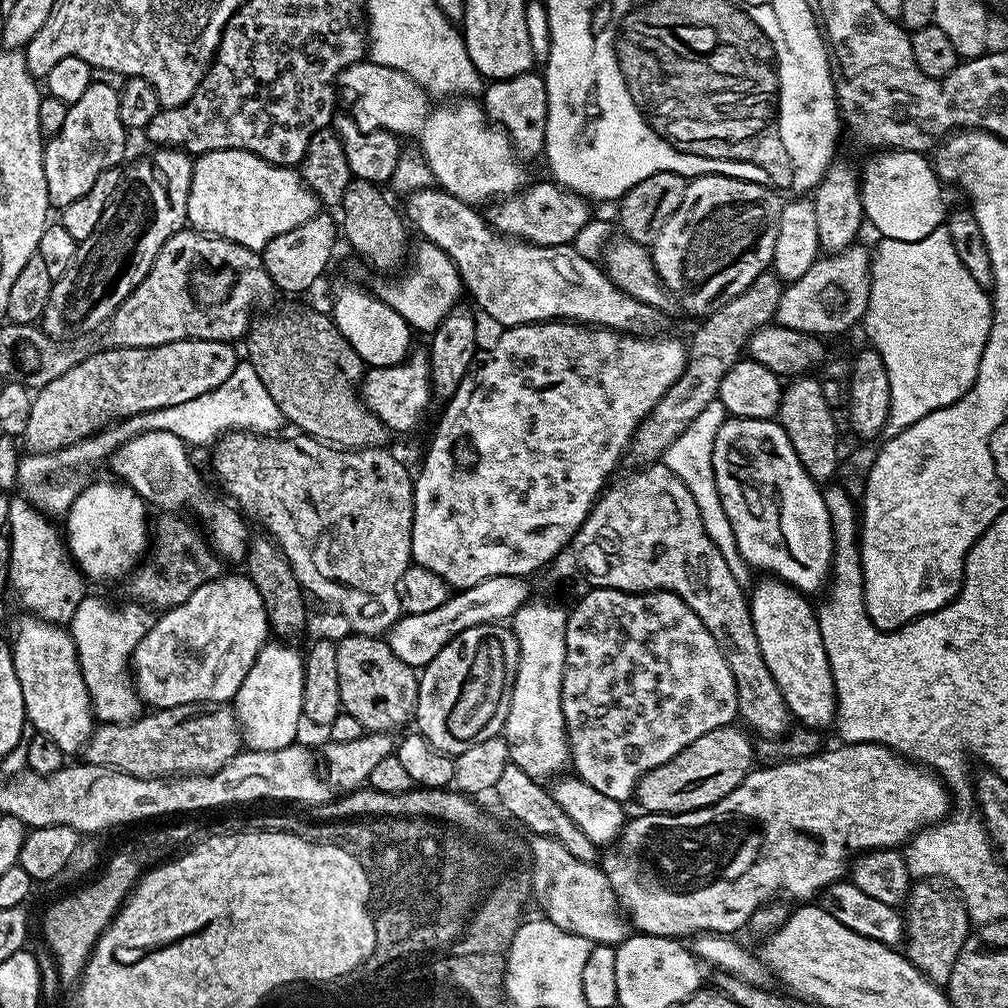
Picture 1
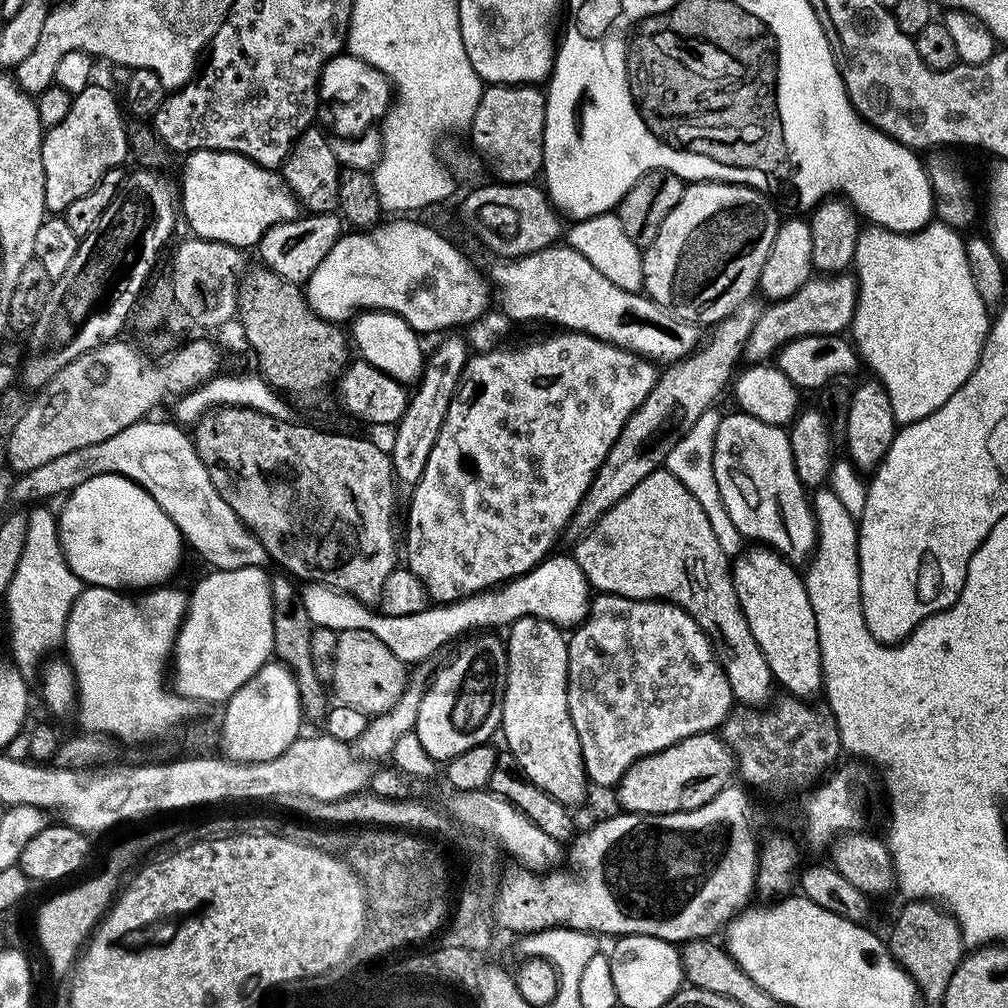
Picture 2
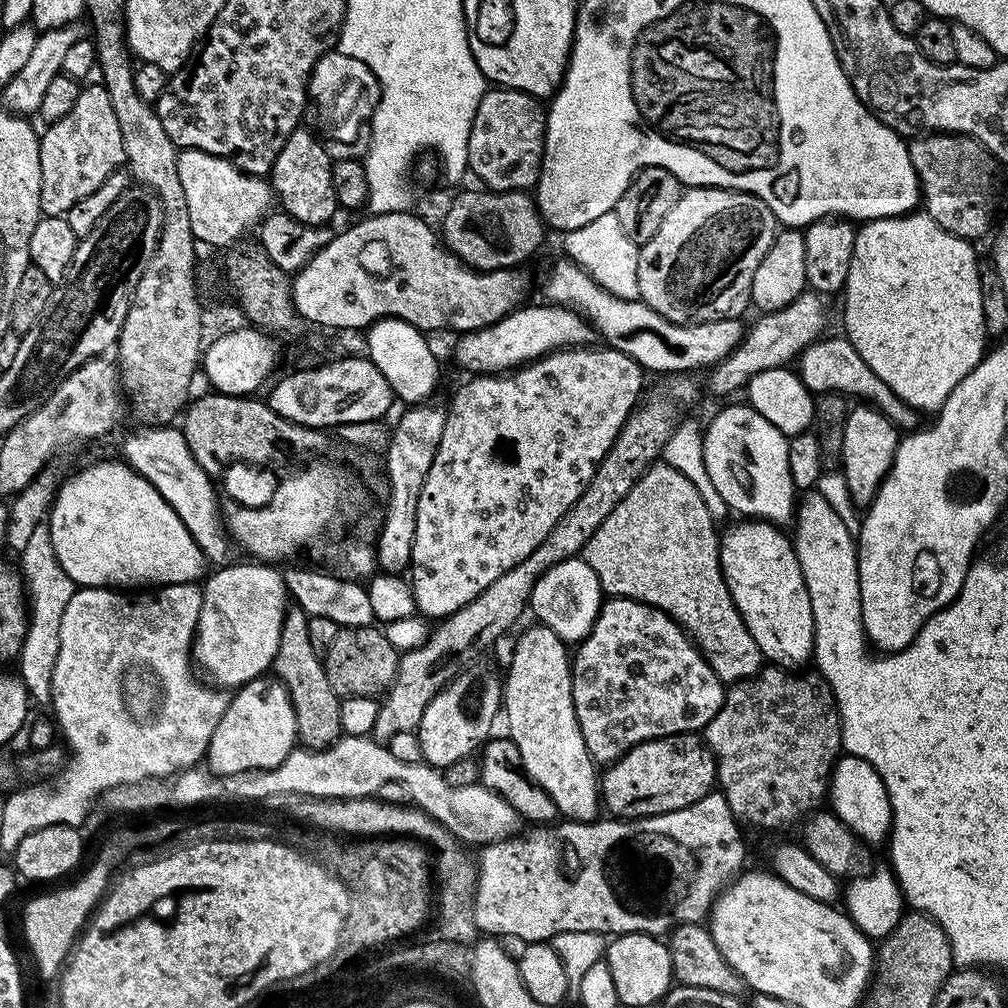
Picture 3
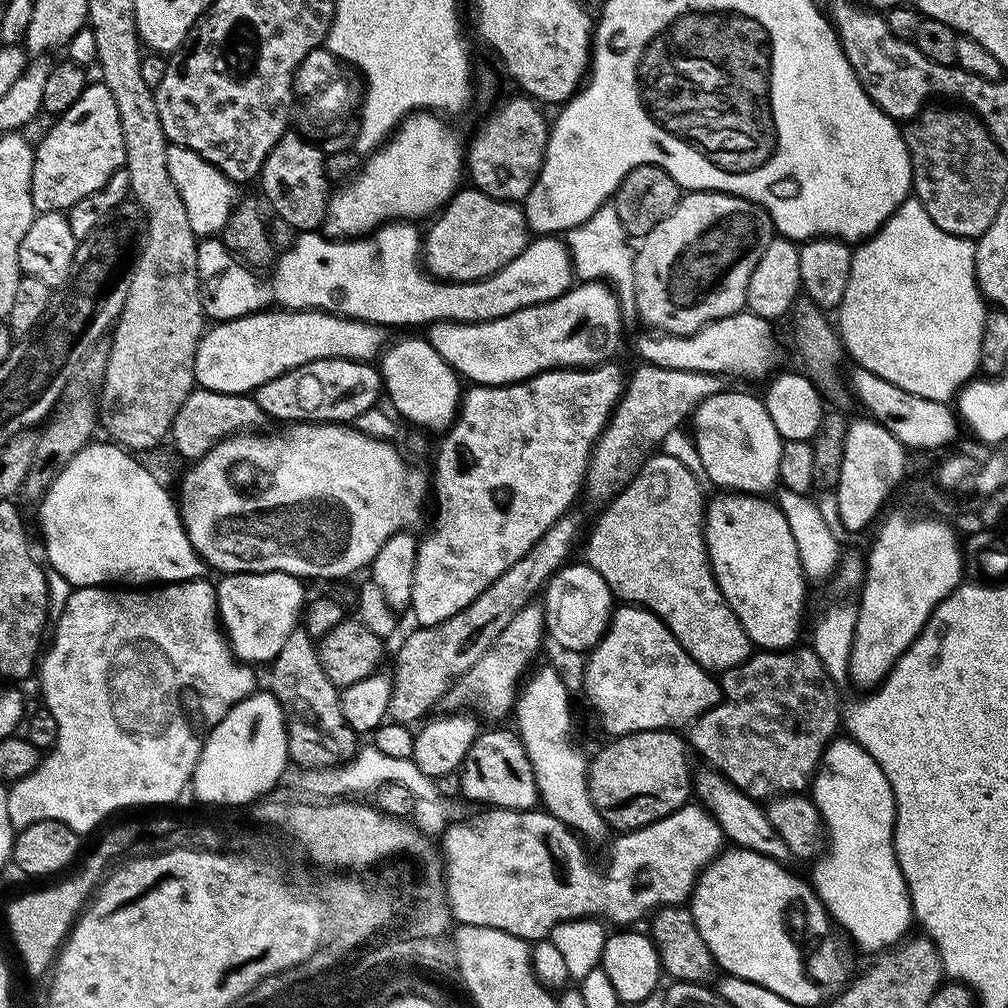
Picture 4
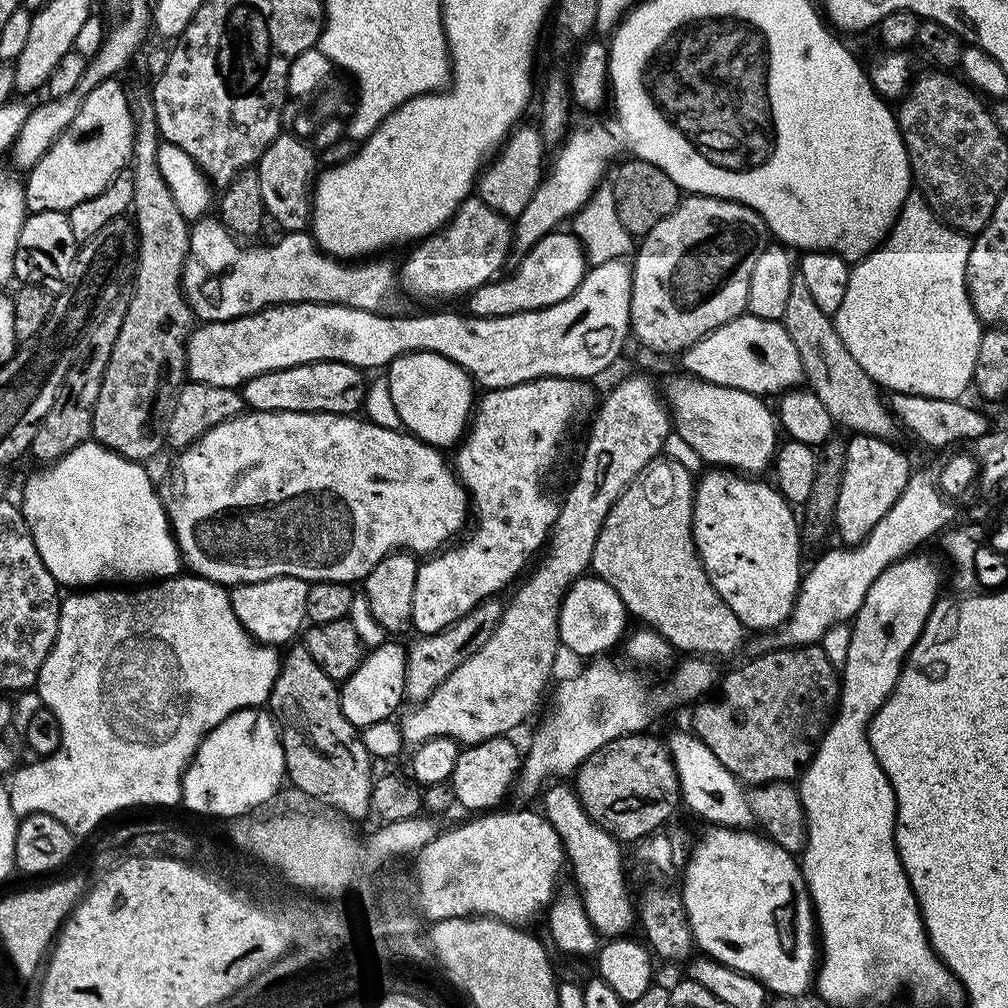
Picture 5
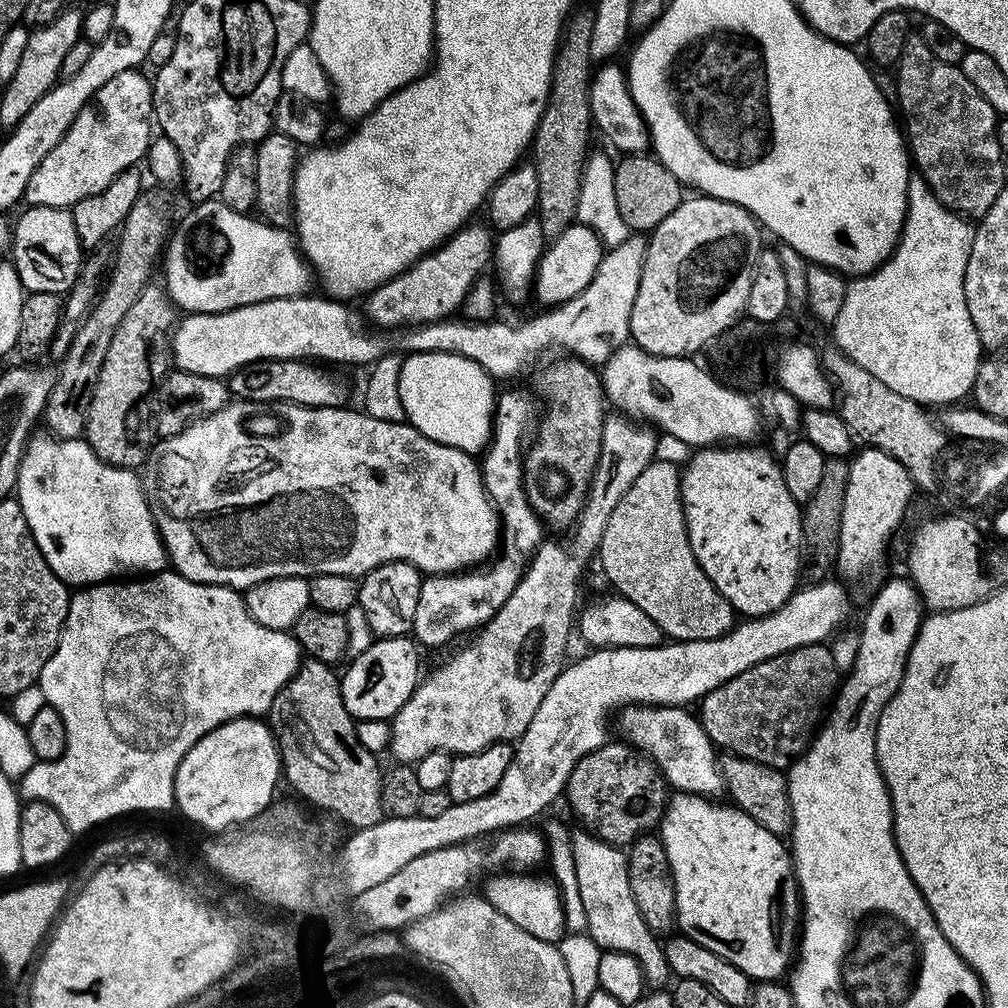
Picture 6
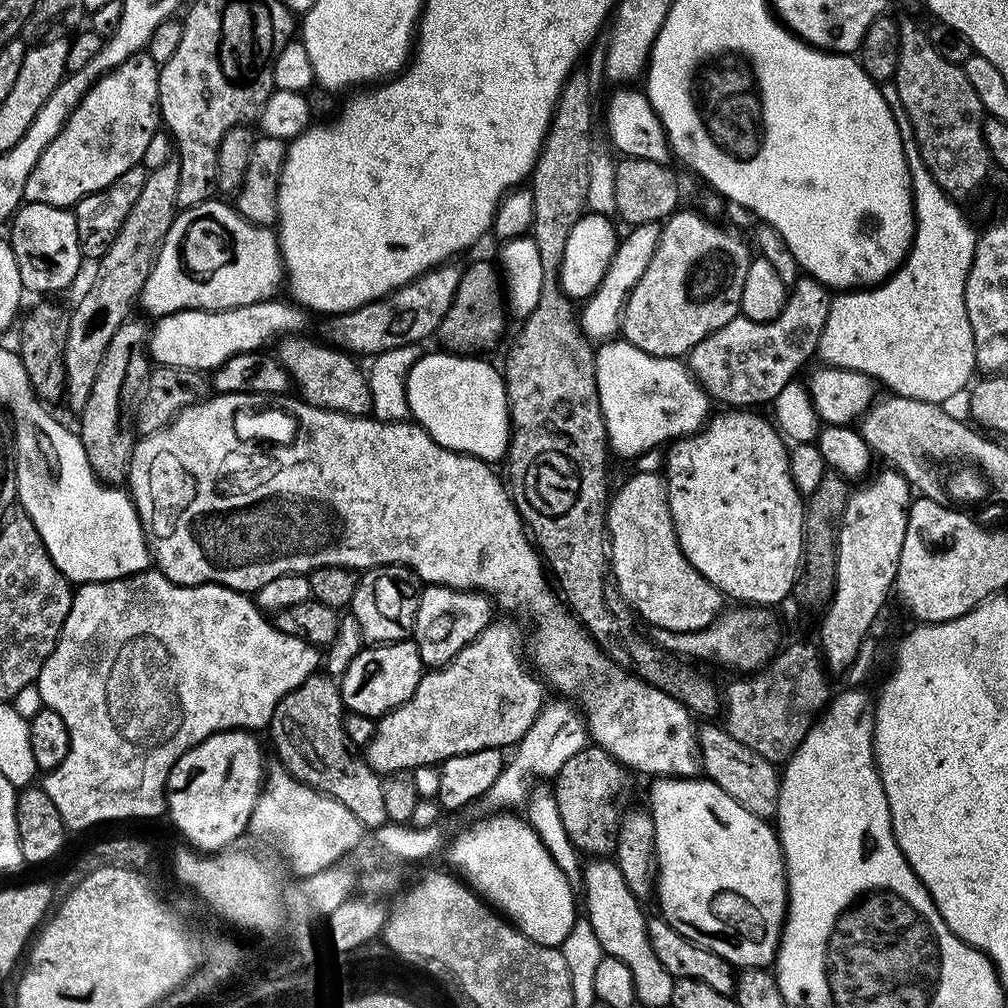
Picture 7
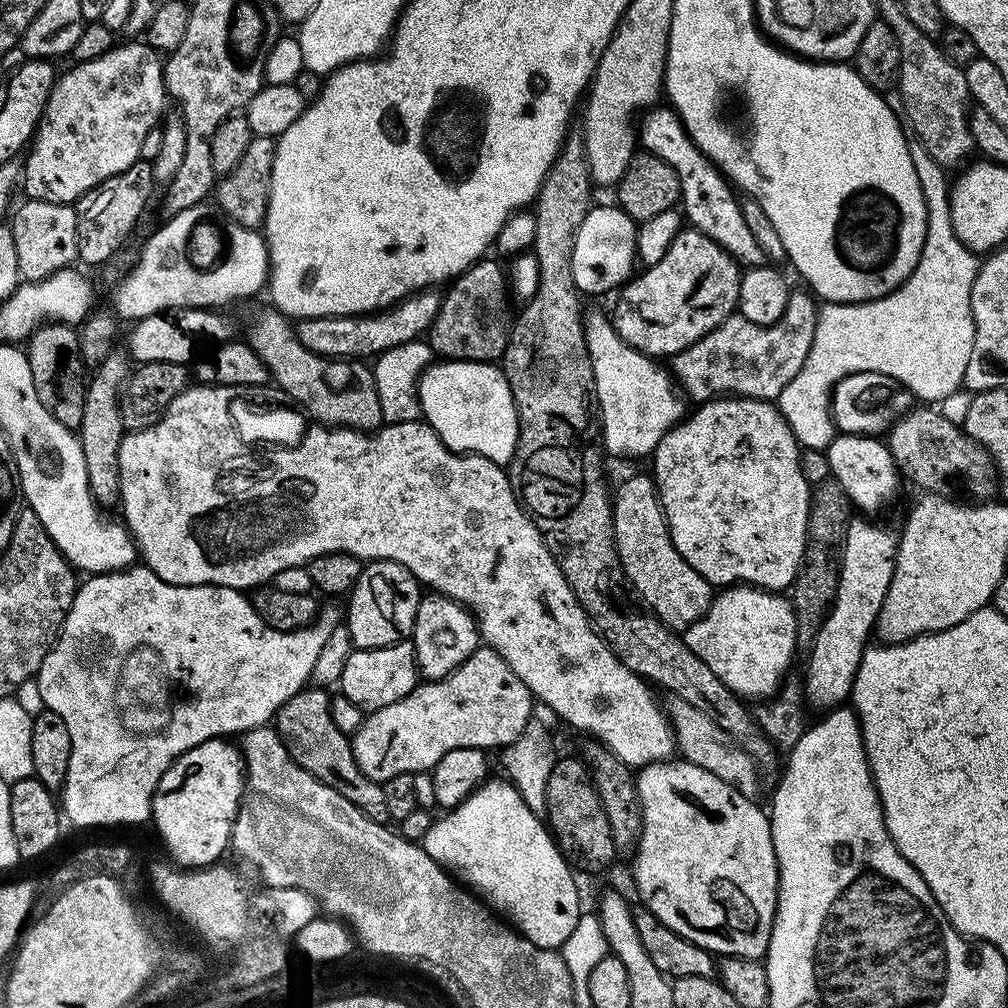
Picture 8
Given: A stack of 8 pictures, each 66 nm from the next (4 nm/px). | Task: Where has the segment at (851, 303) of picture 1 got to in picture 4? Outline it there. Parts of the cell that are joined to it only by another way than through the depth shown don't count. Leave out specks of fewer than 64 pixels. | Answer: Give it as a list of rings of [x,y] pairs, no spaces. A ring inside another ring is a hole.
[[[641,363],[627,377],[624,393],[612,411],[612,417],[604,427],[604,433],[596,439],[592,456],[588,460],[586,496],[592,500],[607,502],[632,481],[641,464],[655,446],[663,445],[670,430],[681,427],[696,411],[699,404],[714,394],[725,391],[726,380],[713,372],[670,370],[662,366]]]

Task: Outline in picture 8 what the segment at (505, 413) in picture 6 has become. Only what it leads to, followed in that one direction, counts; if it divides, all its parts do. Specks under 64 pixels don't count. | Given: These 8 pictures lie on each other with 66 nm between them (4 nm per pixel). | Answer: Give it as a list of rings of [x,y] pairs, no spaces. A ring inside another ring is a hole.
[[[428,594],[421,599],[410,639],[416,651],[416,667],[425,681],[446,678],[482,644],[476,617],[457,600],[439,594]]]

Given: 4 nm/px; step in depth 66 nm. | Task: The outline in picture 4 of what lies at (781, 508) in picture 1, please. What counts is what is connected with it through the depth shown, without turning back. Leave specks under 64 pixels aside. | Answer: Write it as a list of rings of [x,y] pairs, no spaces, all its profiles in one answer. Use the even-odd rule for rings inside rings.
[[[725,390],[706,398],[698,405],[690,417],[696,423],[694,439],[698,458],[702,458],[702,466],[706,470],[708,480],[717,484],[717,489],[745,494],[768,494],[777,487],[778,458],[782,443],[778,430],[774,430],[774,422],[770,422],[770,414],[766,410],[763,399],[759,395],[751,396],[748,392],[731,392]]]

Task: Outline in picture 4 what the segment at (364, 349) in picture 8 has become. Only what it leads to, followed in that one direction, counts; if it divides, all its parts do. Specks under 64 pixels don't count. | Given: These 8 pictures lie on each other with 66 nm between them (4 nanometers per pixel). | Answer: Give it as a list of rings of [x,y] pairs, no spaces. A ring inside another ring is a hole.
[[[471,186],[461,187],[432,222],[422,236],[422,263],[437,280],[484,280],[510,266],[530,242],[530,229],[519,203],[490,198]]]

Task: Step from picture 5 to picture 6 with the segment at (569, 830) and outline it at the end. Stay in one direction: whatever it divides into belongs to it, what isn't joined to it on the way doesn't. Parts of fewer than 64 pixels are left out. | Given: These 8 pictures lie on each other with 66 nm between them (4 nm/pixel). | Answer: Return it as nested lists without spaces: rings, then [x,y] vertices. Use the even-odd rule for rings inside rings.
[[[576,830],[571,833],[574,871],[578,874],[578,894],[586,909],[586,933],[605,952],[630,954],[642,966],[644,983],[664,986],[670,980],[664,945],[642,922],[634,894],[630,894],[627,855],[617,845],[602,842],[591,832]]]

